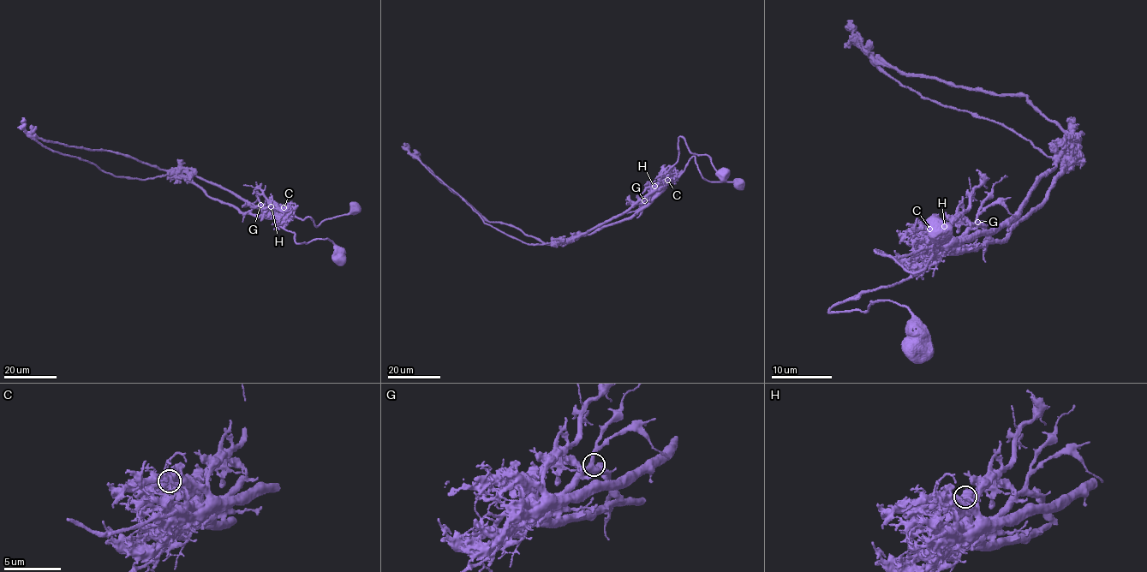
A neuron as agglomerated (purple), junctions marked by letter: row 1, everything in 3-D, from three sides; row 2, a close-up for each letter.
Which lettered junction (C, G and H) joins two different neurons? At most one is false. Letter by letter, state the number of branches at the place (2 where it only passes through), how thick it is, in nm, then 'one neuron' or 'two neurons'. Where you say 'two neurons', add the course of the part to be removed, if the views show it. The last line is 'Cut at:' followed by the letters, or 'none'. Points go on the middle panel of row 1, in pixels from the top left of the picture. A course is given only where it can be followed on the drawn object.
C: 3 branches meet; 500 nm thick; two neurons; foreign part runs (667, 180), (633, 215), (590, 234), (546, 244), (508, 224), (486, 221), (409, 151), (406, 145)
G: 3 branches meet; 440 nm thick; one neuron
H: 4 branches meet; 500 nm thick; one neuron
Cut at: C

